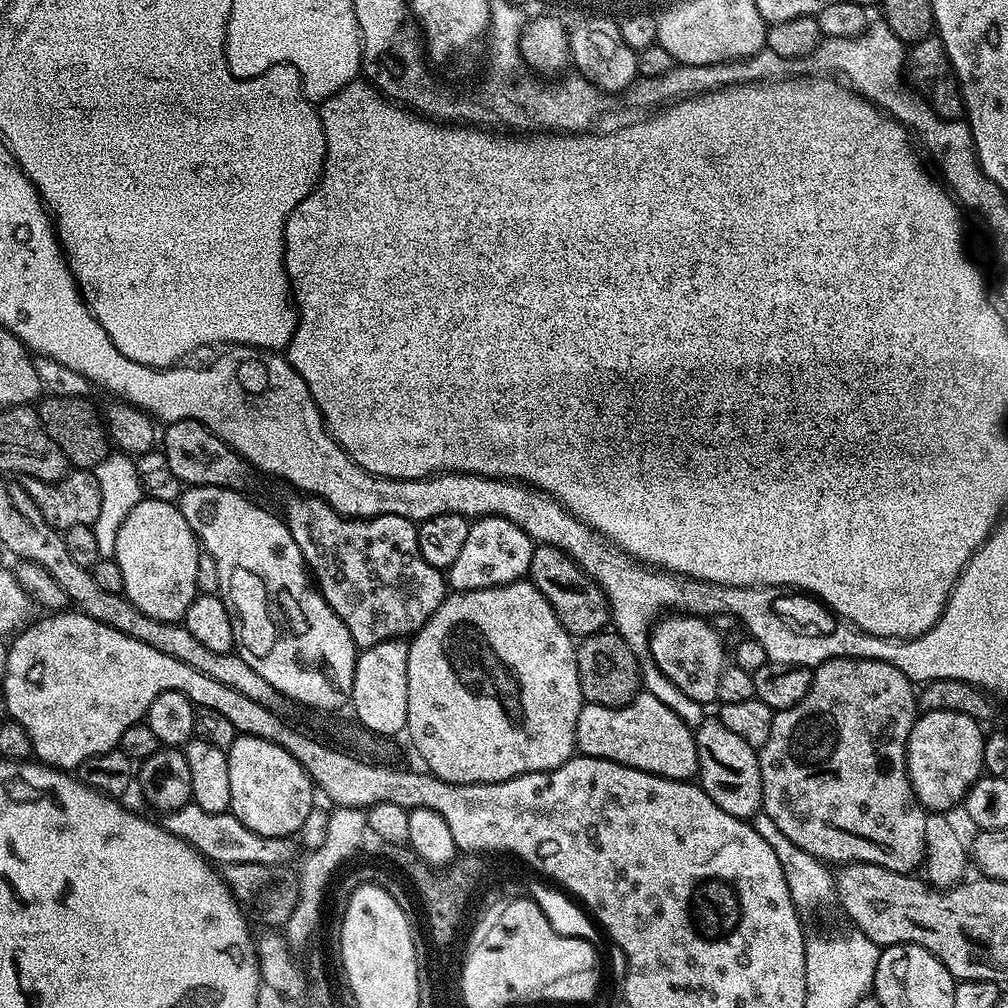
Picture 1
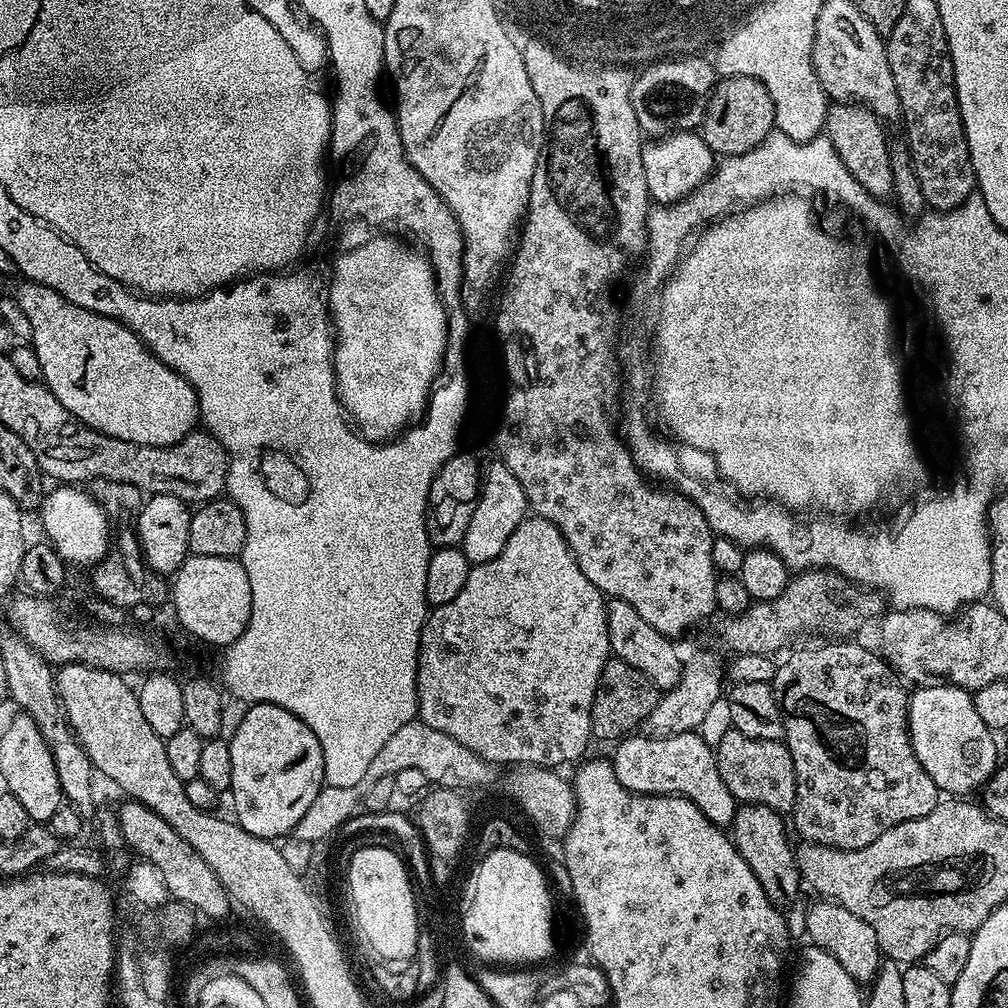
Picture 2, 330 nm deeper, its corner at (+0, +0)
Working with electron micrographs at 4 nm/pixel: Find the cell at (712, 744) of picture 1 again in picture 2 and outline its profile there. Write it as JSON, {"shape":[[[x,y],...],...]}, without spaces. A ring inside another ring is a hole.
{"shape":[[[740,804],[737,807],[730,825],[732,844],[746,858],[746,866],[754,870],[754,878],[762,882],[762,890],[766,890],[766,898],[775,908],[787,910],[797,903],[796,895],[802,889],[800,871],[796,865],[796,848],[788,841],[789,829],[783,815],[770,806],[757,804]]]}

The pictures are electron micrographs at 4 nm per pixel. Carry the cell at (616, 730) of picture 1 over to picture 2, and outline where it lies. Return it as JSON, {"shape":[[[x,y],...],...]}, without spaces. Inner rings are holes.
{"shape":[[[699,731],[678,733],[673,736],[653,736],[647,734],[629,734],[615,745],[616,753],[610,756],[612,769],[626,786],[626,790],[631,792],[641,792],[644,796],[685,796],[687,800],[692,800],[710,822],[714,822],[722,829],[727,829],[731,825],[734,814],[738,807],[738,801],[730,790],[726,790],[726,782],[722,782],[722,774],[718,774],[718,762],[713,745],[707,744],[702,739]]]}

